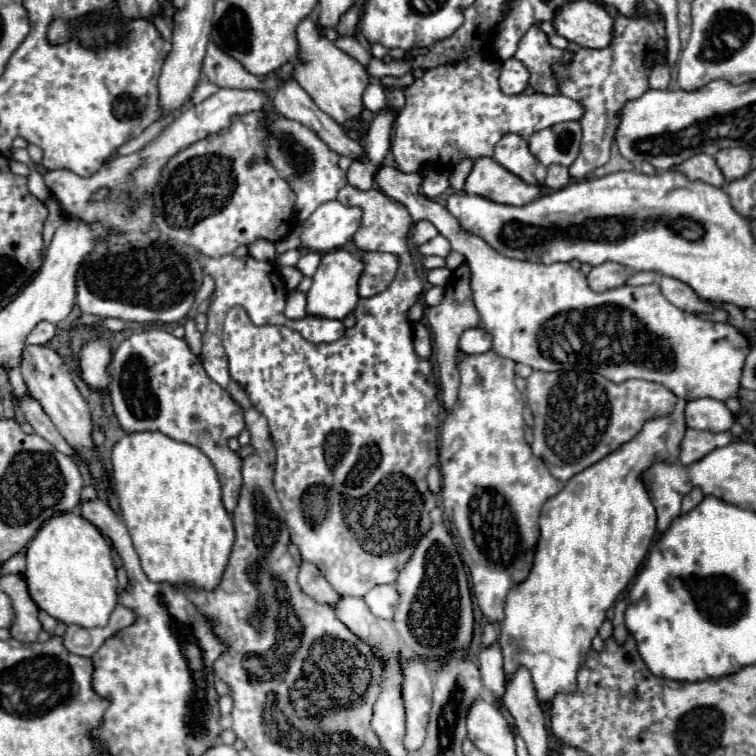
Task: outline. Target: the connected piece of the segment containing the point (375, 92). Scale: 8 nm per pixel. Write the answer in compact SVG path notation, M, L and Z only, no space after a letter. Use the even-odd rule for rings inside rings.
M368 84L364 92L364 108L368 108L370 112L380 112L382 108L386 108L386 92L380 84Z

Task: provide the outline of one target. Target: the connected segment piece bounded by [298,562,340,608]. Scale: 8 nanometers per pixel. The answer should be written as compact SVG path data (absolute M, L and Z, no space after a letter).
M300 562L298 584L300 584L302 592L306 592L312 600L318 600L318 604L326 604L326 606L334 608L340 600L340 594L328 584L328 580L322 576L322 572L310 562Z

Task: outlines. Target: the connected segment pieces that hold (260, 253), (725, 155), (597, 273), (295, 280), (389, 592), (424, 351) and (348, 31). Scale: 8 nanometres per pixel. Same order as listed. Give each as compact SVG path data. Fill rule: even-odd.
M258 240L258 242L250 244L248 246L248 252L250 252L250 256L254 256L256 260L261 261L273 262L276 257L276 247L274 243L268 240Z
M726 148L716 154L718 168L728 182L738 180L750 170L750 152L746 148Z
M604 262L592 268L592 272L588 274L588 284L594 292L604 292L610 288L624 286L628 278L630 278L630 272L626 272L624 266L614 264L614 262Z
M280 268L280 278L282 278L286 290L292 292L292 290L296 290L296 286L300 284L302 274L300 274L298 268Z
M384 584L384 586L376 586L372 588L364 598L366 606L370 608L370 612L378 618L384 620L392 620L394 610L398 606L398 592L394 588L394 584Z
M422 322L414 324L414 348L416 348L416 354L422 358L428 358L432 354L430 330Z
M354 4L354 6L340 18L340 22L336 24L338 36L354 36L354 34L356 34L356 24L358 24L358 20L360 20L360 14L362 14L362 4Z

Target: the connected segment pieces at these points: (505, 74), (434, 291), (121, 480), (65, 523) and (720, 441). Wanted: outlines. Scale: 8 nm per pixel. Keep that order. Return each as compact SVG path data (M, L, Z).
M510 58L510 60L502 62L500 90L504 94L520 94L520 92L524 92L526 86L528 86L528 70L526 70L526 66L516 58Z
M432 286L424 296L424 302L426 306L434 306L434 304L440 304L442 298L444 298L444 288L438 288L438 286Z
M130 432L114 444L112 482L120 498L122 520L130 536L134 534L132 542L140 556L144 574L152 582L170 582L176 586L192 582L196 588L214 590L234 544L234 524L222 506L218 474L210 460L196 446L176 442L162 432Z
M74 512L52 516L26 548L26 584L40 610L64 624L106 626L118 602L112 548L94 524Z
M686 430L686 436L680 446L680 464L694 464L702 460L706 454L710 454L714 448L722 448L732 442L730 432L722 434L710 434L704 430Z

